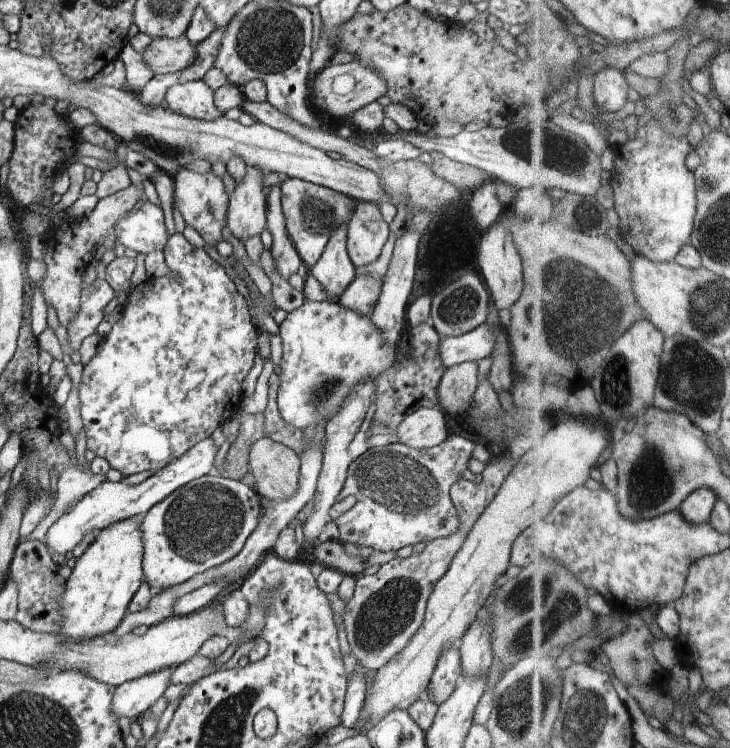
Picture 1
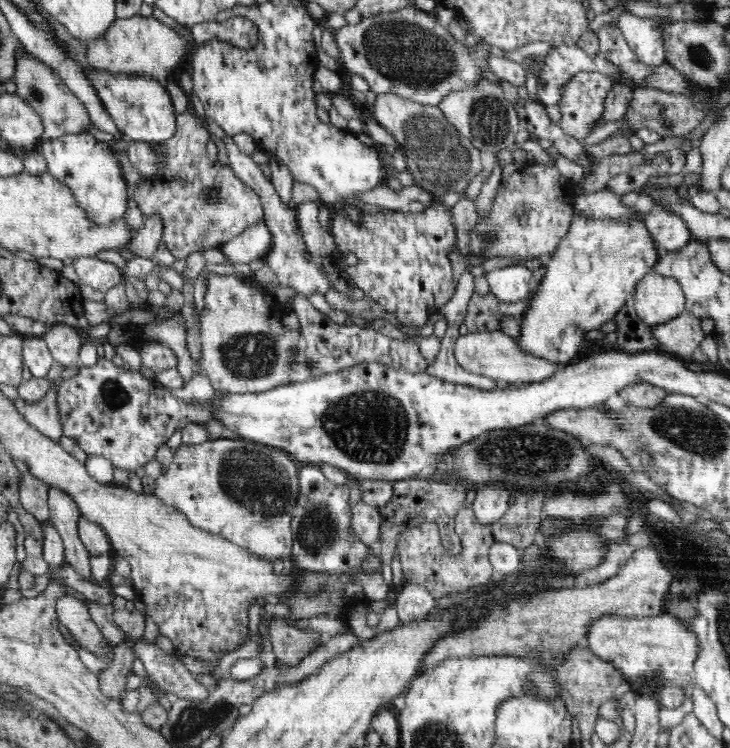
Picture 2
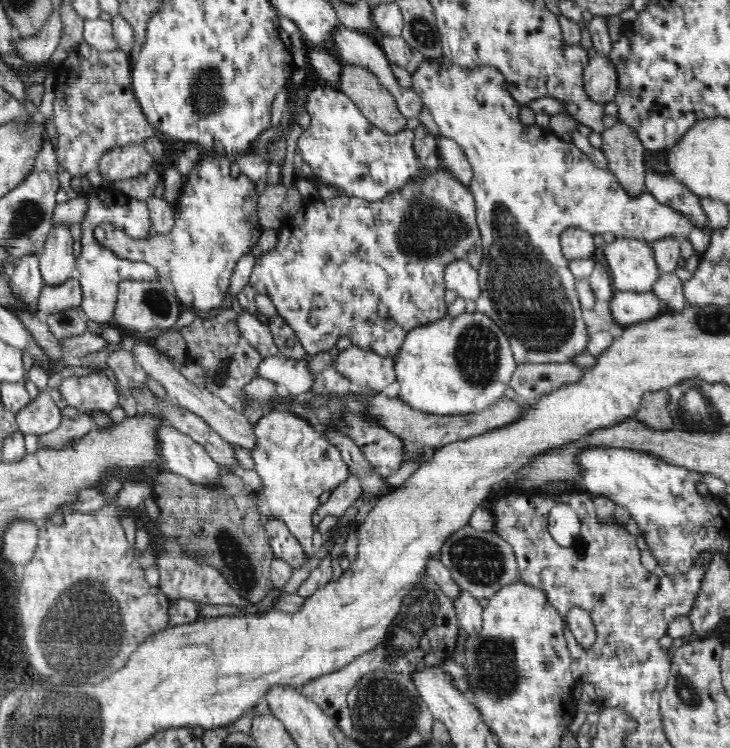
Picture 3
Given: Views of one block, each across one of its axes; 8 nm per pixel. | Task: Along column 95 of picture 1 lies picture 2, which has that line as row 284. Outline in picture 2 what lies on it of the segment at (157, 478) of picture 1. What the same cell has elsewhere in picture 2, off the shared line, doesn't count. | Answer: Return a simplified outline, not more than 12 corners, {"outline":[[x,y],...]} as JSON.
{"outline":[[524,265],[486,272],[491,294],[513,303],[532,292]]}

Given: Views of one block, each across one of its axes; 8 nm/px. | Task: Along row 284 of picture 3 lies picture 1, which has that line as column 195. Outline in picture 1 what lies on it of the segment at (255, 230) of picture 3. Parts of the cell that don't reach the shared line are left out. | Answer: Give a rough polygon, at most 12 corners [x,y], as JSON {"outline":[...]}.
{"outline":[[182,169],[173,203],[205,240],[222,240],[229,197],[213,172]]}

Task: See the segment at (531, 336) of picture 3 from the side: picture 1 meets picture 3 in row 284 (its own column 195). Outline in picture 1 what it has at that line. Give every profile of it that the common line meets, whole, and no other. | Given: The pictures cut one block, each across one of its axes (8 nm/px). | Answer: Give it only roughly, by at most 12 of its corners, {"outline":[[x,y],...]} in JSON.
{"outline":[[216,472],[140,525],[152,594],[234,558],[261,496]]}

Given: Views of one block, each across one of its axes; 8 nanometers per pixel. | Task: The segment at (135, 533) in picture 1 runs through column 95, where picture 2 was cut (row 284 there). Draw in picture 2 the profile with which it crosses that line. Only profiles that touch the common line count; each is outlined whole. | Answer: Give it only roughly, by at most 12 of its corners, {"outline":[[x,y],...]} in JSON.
{"outline":[[573,214],[514,338],[564,366],[662,250],[644,216]]}

